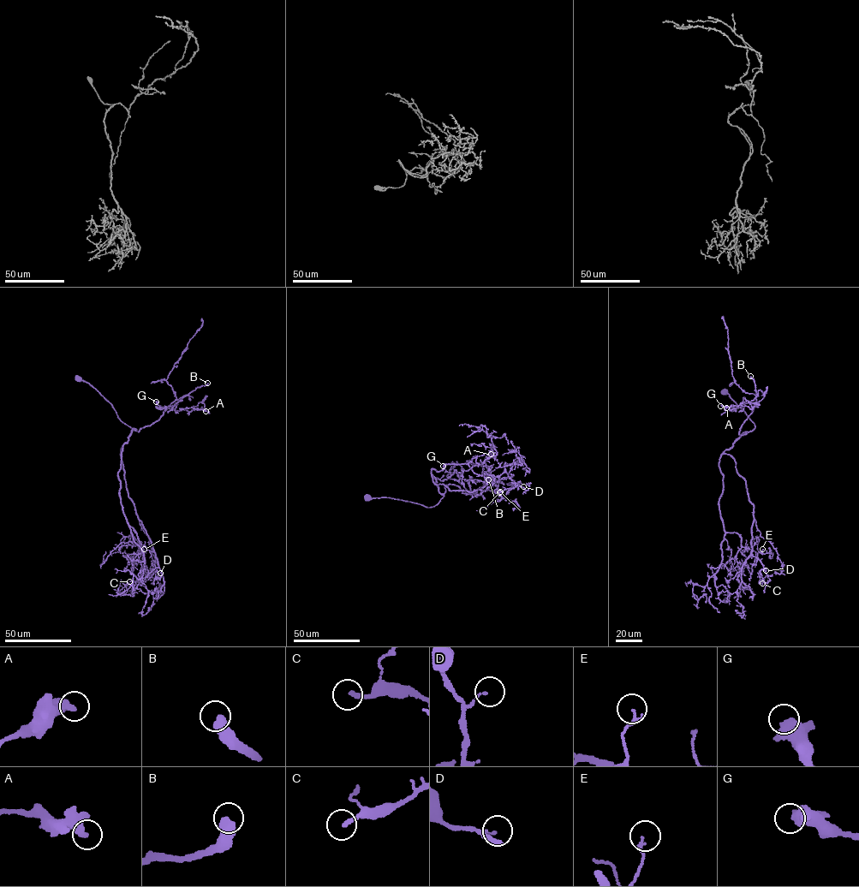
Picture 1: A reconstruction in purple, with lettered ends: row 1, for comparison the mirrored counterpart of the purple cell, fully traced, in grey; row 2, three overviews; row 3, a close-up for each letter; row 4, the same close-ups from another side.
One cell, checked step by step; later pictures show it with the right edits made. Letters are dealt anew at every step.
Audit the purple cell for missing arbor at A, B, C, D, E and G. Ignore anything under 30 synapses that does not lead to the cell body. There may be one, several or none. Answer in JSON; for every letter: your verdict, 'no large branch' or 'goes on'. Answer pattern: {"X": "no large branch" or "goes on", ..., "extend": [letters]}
{"A": "no large branch", "B": "goes on", "C": "goes on", "D": "no large branch", "E": "no large branch", "G": "no large branch", "extend": ["B", "C"]}

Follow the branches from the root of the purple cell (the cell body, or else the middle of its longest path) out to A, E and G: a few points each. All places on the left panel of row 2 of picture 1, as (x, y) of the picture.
A: (78, 379), (96, 389), (122, 421), (138, 431), (157, 421), (170, 407), (187, 413), (193, 407), (205, 411)
E: (78, 379), (96, 389), (122, 421), (136, 429), (123, 445), (118, 476), (123, 513), (140, 552), (144, 549)
G: (78, 379), (96, 389), (122, 421), (138, 431), (157, 421), (179, 400), (165, 409), (156, 401)

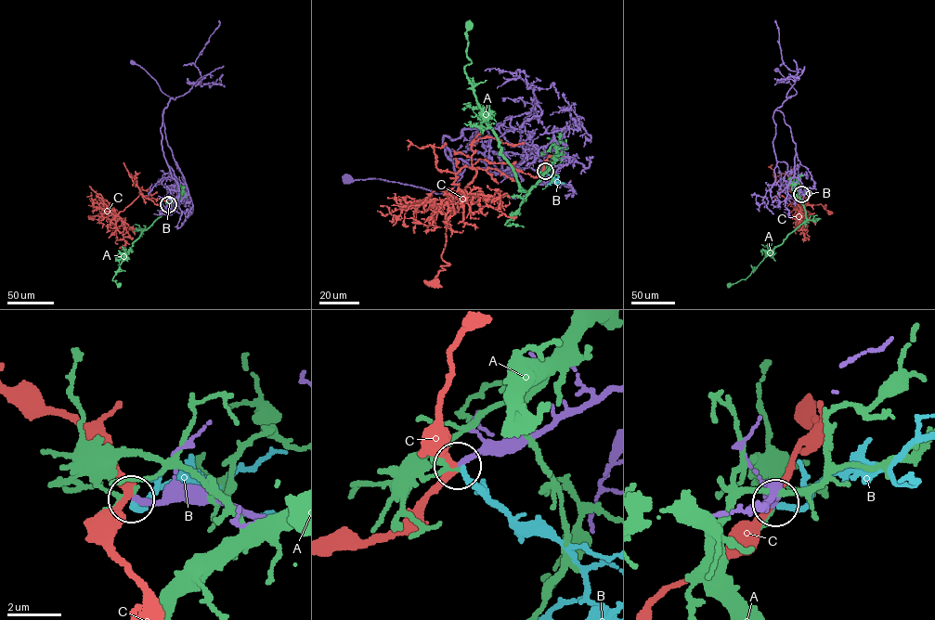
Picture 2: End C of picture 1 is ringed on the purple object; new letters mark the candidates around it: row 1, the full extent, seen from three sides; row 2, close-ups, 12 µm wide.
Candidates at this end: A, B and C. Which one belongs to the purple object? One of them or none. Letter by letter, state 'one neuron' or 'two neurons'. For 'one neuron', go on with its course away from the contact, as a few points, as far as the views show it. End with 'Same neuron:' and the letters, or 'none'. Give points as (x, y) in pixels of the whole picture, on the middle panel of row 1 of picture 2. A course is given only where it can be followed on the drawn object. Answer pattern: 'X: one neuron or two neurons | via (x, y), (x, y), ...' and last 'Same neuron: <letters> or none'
A: two neurons
B: two neurons
C: two neurons
Same neuron: none

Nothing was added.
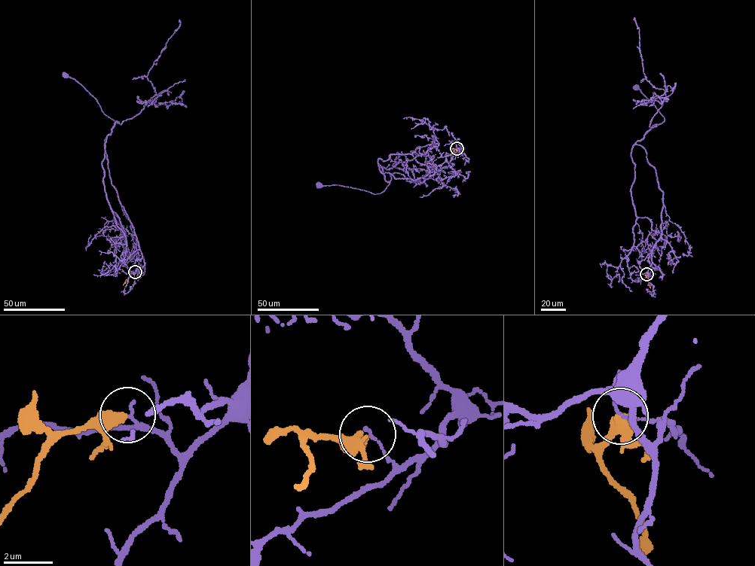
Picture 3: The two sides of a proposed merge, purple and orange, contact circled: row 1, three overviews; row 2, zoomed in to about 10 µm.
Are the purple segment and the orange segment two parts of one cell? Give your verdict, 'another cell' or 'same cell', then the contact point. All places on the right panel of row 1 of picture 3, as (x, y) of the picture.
another cell; place (646, 274)

